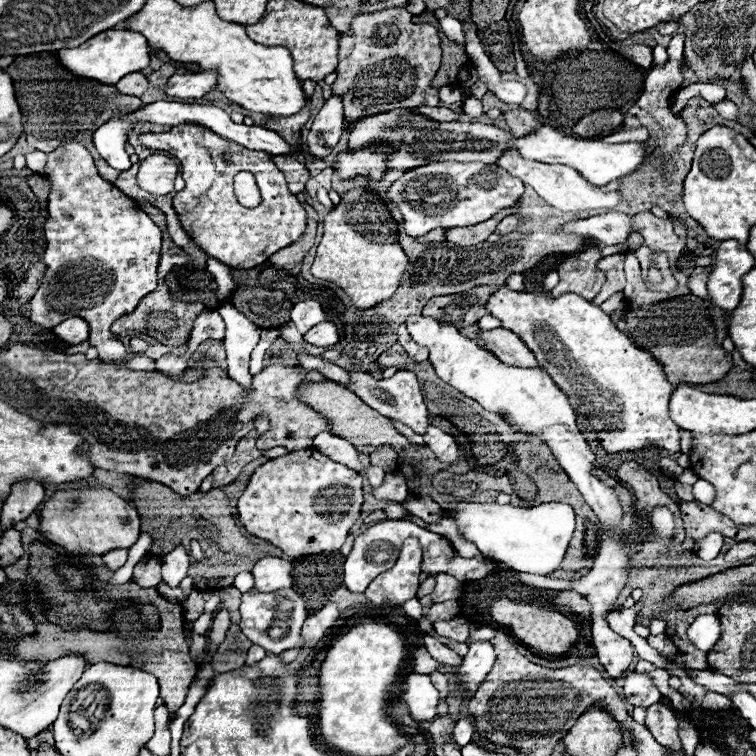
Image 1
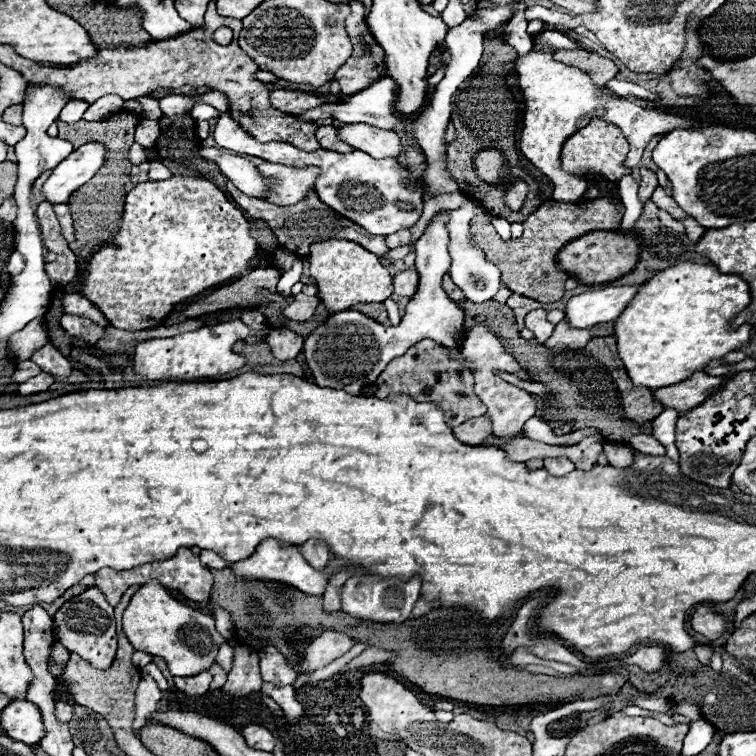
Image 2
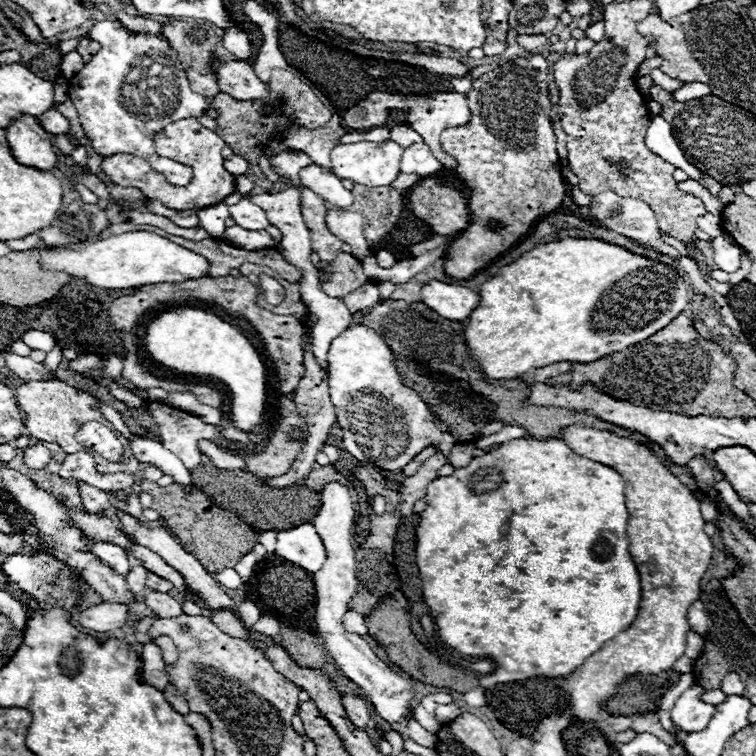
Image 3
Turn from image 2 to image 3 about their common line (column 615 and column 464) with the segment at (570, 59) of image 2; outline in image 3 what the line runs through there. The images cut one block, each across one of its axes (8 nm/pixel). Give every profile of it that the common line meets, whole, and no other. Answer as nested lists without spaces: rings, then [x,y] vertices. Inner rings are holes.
[[[402,52],[402,54],[396,54],[394,60],[400,60],[400,62],[408,62],[408,64],[414,64],[414,66],[422,66],[434,74],[446,74],[446,76],[470,76],[470,68],[466,64],[462,64],[460,60],[456,58],[438,58],[438,56],[428,56],[428,54],[408,54],[408,52]]]

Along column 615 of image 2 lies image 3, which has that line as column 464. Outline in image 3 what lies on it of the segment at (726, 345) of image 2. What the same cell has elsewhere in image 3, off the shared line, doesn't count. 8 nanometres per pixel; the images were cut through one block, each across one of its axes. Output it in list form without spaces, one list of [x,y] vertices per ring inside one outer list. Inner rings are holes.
[[[564,238],[564,240],[540,244],[540,246],[532,248],[530,252],[522,254],[512,264],[502,266],[494,278],[490,278],[488,282],[482,284],[480,296],[482,296],[482,308],[478,308],[478,312],[474,312],[474,316],[470,316],[470,320],[464,322],[464,338],[468,342],[470,354],[480,362],[482,372],[488,378],[496,378],[496,380],[518,378],[518,376],[530,372],[532,368],[544,368],[544,366],[550,366],[550,364],[556,364],[556,362],[596,362],[596,360],[604,358],[606,354],[620,352],[622,348],[628,348],[636,342],[650,338],[652,334],[656,334],[658,330],[668,326],[676,316],[680,316],[686,310],[686,306],[690,304],[688,284],[678,274],[676,268],[672,268],[664,262],[654,262],[650,258],[638,256],[638,254],[634,254],[634,252],[622,248],[622,246],[608,244],[608,242],[598,240],[598,238]]]

